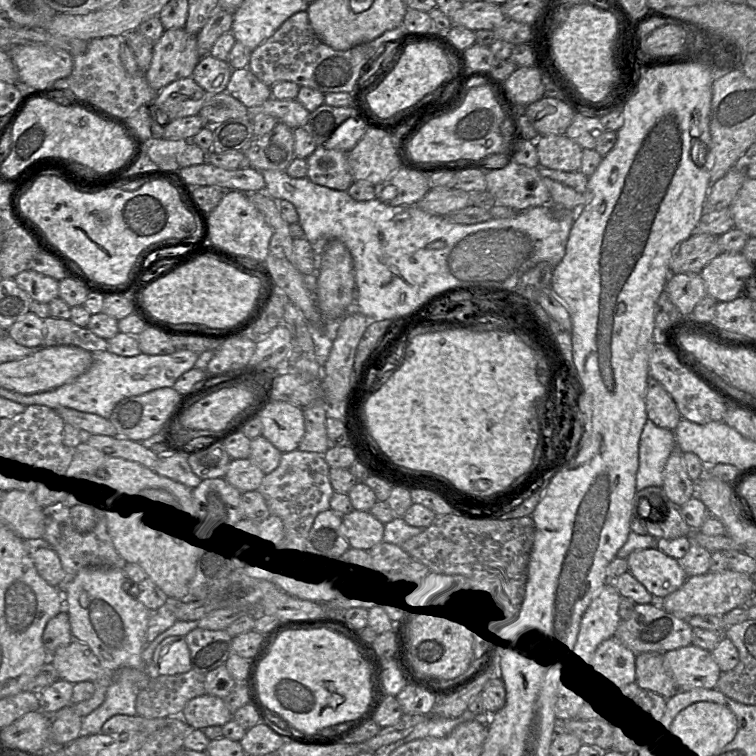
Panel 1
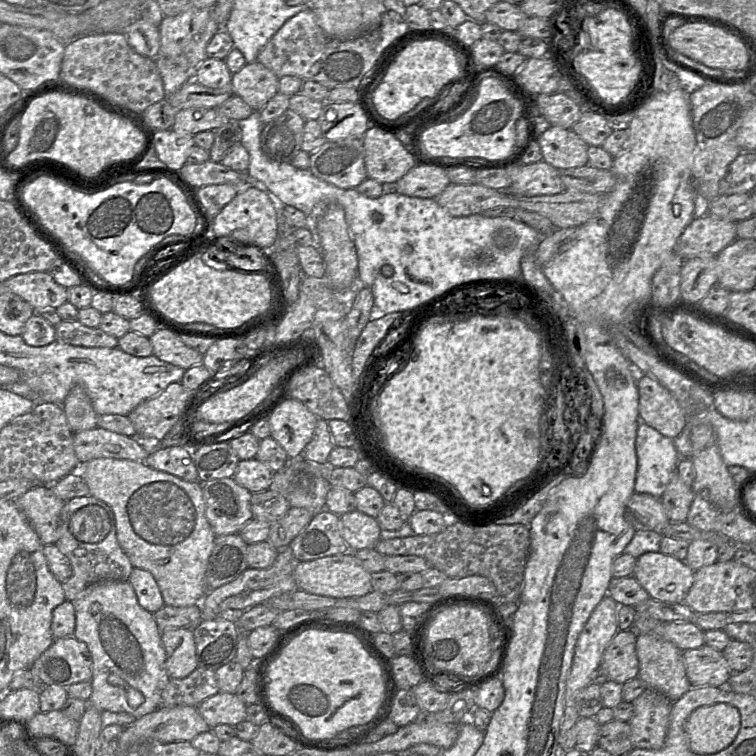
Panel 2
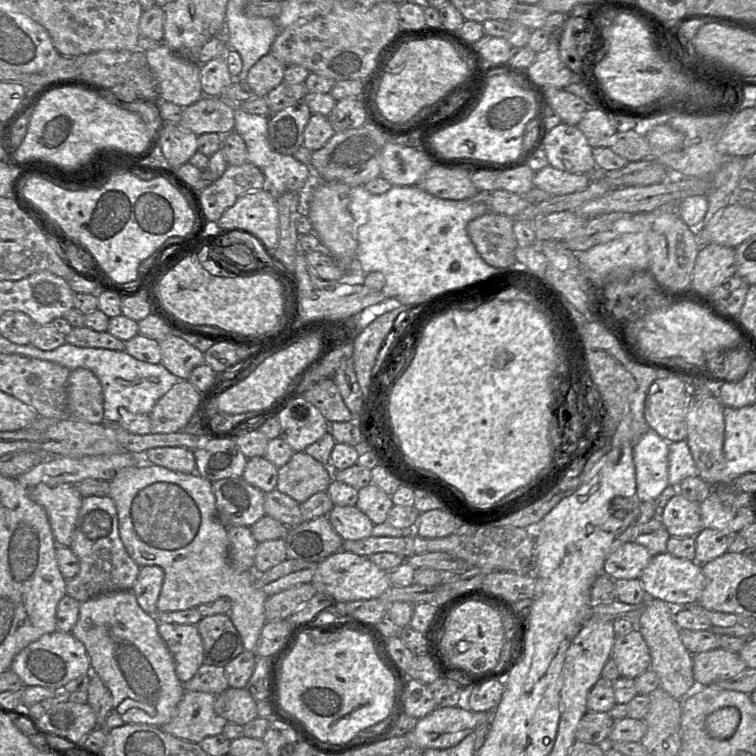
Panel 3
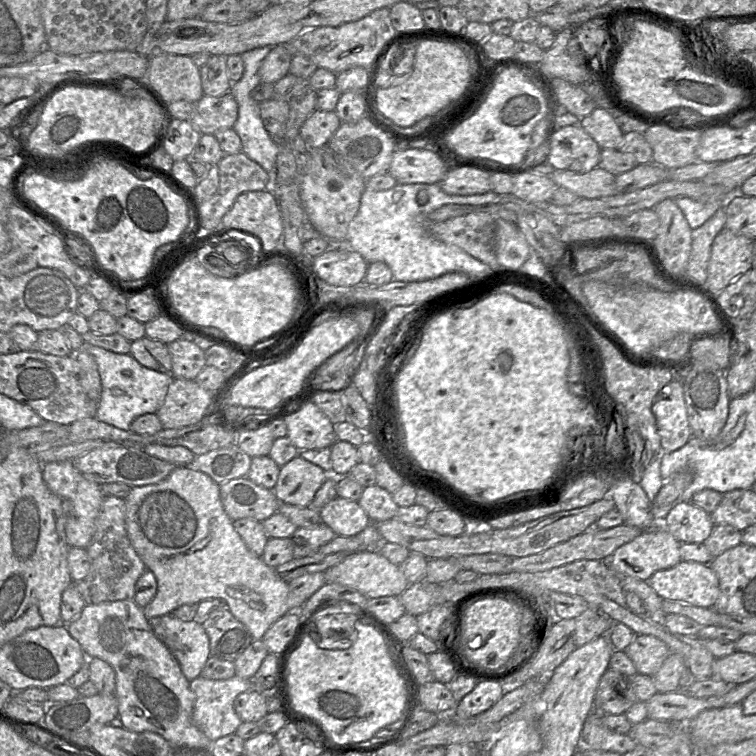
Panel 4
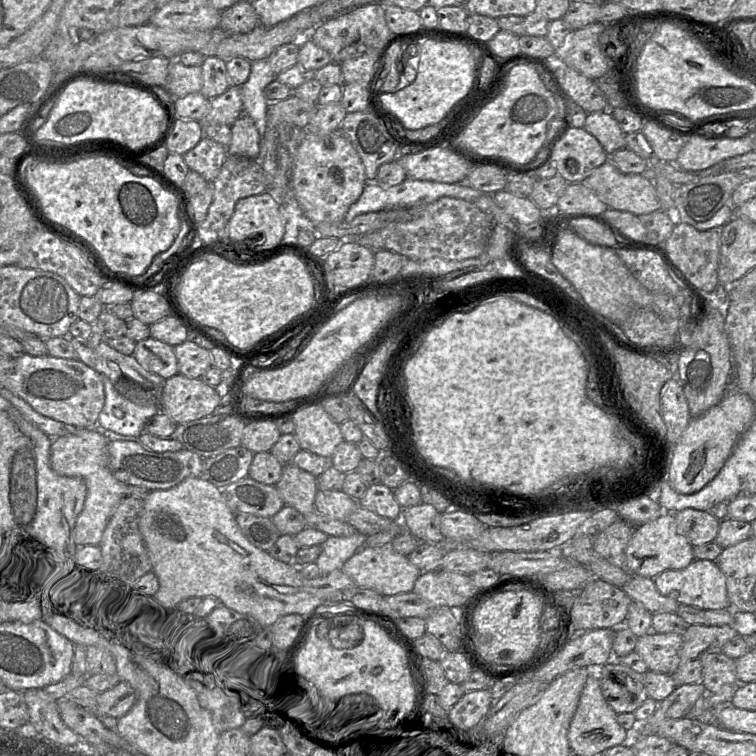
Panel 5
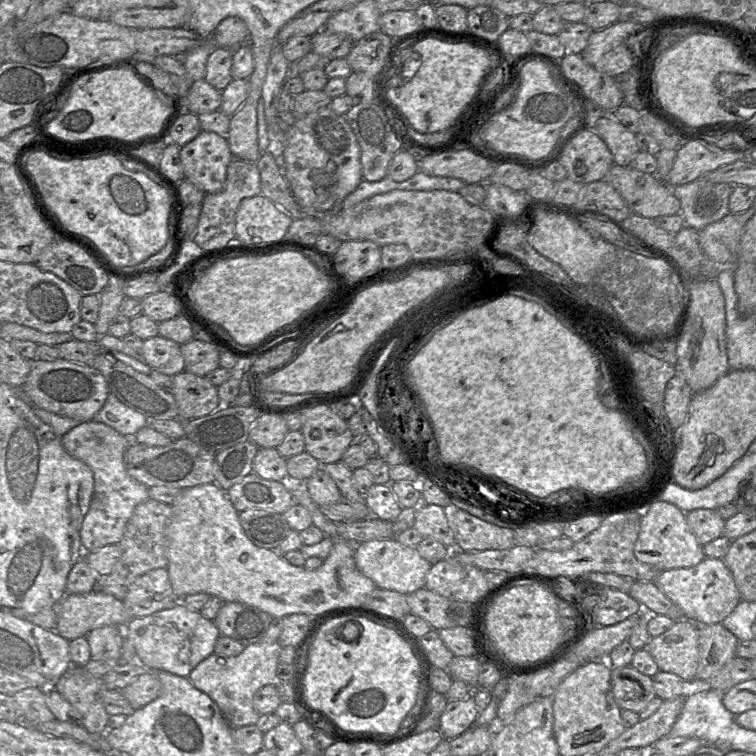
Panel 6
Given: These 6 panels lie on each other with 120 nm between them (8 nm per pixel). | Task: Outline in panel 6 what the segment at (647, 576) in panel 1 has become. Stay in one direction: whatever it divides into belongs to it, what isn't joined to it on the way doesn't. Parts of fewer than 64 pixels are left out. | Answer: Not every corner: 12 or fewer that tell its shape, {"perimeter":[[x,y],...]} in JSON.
{"perimeter":[[720,558],[662,570],[654,582],[698,626],[742,600]]}

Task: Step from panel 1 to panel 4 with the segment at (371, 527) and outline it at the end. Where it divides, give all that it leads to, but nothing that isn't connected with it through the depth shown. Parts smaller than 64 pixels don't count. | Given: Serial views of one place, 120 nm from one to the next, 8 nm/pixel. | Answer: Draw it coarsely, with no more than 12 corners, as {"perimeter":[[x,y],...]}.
{"perimeter":[[339,496],[319,514],[336,536],[371,523],[357,501]]}

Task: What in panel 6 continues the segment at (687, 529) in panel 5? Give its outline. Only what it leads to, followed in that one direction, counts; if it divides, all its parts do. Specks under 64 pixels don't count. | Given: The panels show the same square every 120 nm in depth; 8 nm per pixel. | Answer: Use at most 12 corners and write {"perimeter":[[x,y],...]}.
{"perimeter":[[713,509],[686,513],[699,544],[721,537],[725,520]]}

